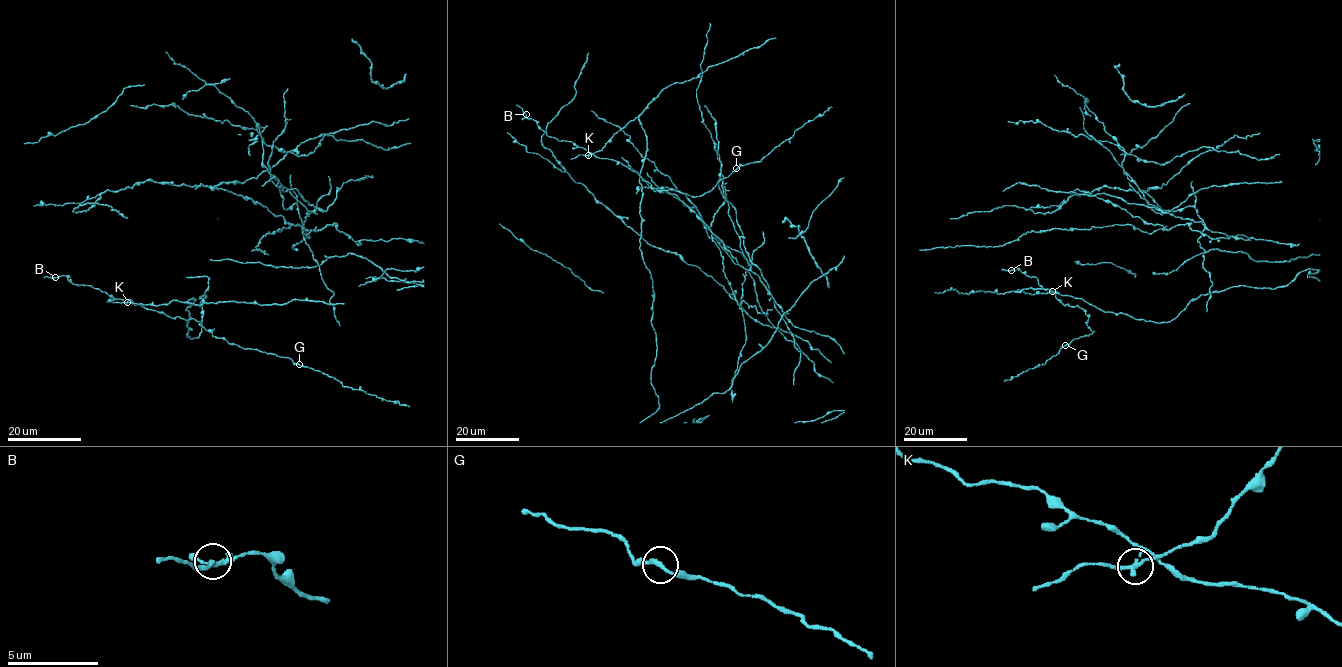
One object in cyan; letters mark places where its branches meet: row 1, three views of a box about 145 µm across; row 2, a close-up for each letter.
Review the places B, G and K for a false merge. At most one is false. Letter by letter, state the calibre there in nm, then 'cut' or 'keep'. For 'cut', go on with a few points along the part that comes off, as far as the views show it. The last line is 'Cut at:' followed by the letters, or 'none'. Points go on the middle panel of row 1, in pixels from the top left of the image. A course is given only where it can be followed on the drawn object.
B: 190 nm thick; keep
G: 240 nm thick; keep
K: 190 nm thick; cut
Cut at: K

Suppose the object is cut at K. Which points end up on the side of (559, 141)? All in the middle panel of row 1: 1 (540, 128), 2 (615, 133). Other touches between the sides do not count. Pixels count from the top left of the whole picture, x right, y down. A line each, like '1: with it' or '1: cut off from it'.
1: with it
2: cut off from it

